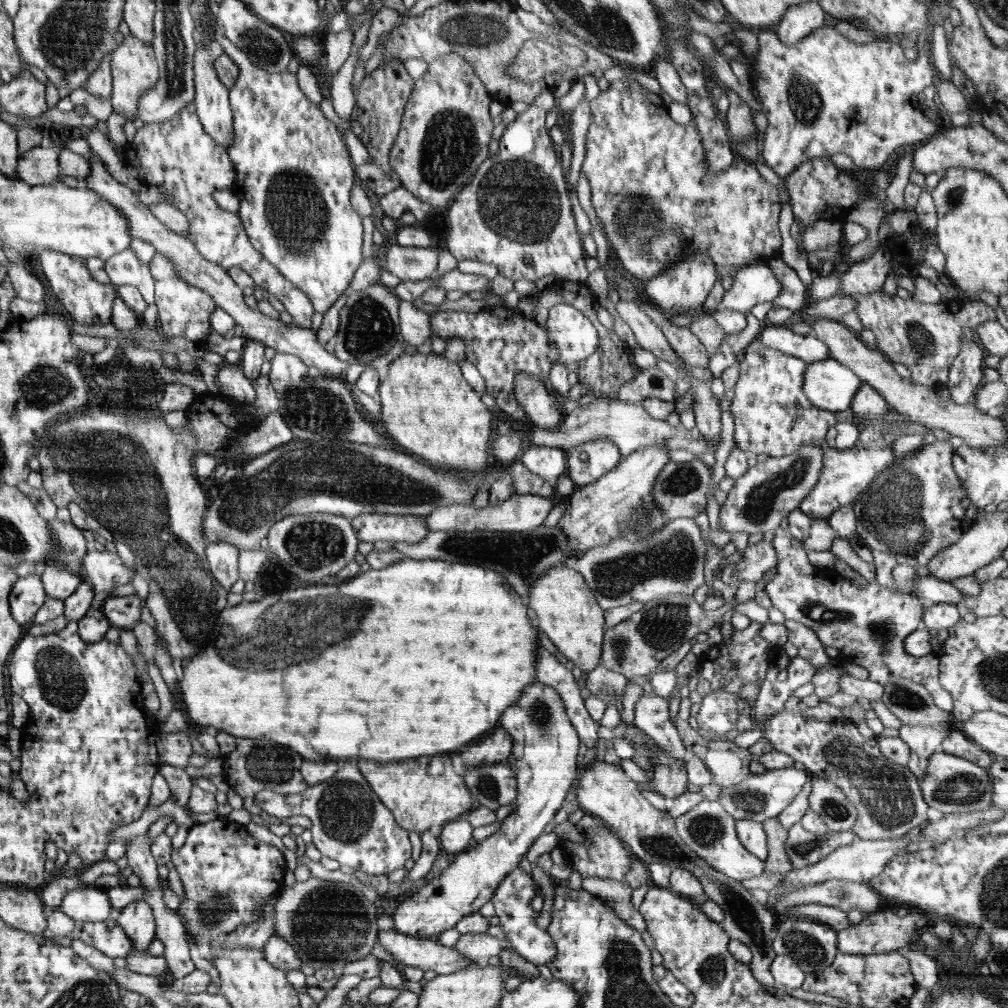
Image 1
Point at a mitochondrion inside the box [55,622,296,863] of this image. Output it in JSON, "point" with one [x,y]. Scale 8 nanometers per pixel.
{"point":[76,813]}

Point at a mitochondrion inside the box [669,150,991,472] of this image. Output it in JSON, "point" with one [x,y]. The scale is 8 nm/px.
{"point":[923,344]}

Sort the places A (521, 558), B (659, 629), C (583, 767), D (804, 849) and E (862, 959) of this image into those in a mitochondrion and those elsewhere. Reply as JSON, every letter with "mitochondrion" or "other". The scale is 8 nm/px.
{"A":"mitochondrion","B":"mitochondrion","C":"other","D":"mitochondrion","E":"other"}

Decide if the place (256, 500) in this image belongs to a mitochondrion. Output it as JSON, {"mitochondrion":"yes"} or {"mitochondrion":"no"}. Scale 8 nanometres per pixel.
{"mitochondrion":"yes"}

